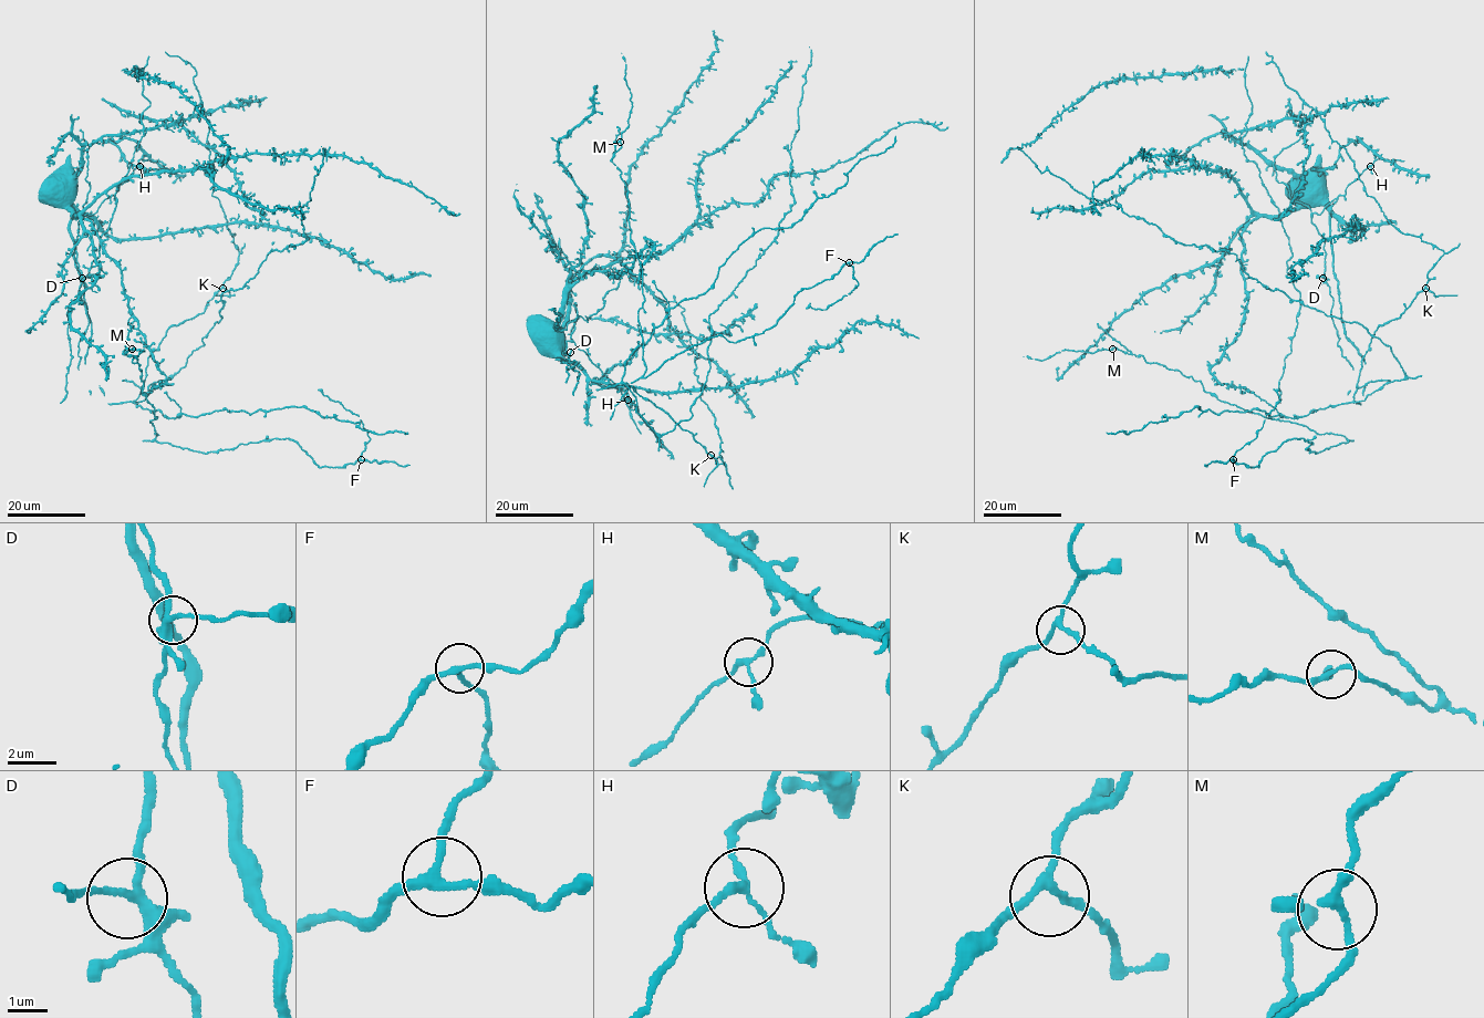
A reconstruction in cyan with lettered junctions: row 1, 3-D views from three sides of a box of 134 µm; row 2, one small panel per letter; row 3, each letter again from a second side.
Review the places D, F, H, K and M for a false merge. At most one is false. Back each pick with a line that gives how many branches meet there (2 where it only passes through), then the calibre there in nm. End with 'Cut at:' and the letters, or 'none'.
Cut at: none

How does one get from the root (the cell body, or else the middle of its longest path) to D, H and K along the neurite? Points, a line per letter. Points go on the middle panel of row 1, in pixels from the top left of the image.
D: (537, 324), (550, 321), (560, 326), (574, 302), (578, 318), (563, 354), (570, 352)
H: (537, 324), (537, 321), (550, 321), (560, 326), (567, 308), (574, 302), (578, 318), (571, 339), (628, 401)
K: (537, 324), (560, 326), (570, 280), (594, 258), (614, 258), (696, 353), (726, 474), (711, 455)

